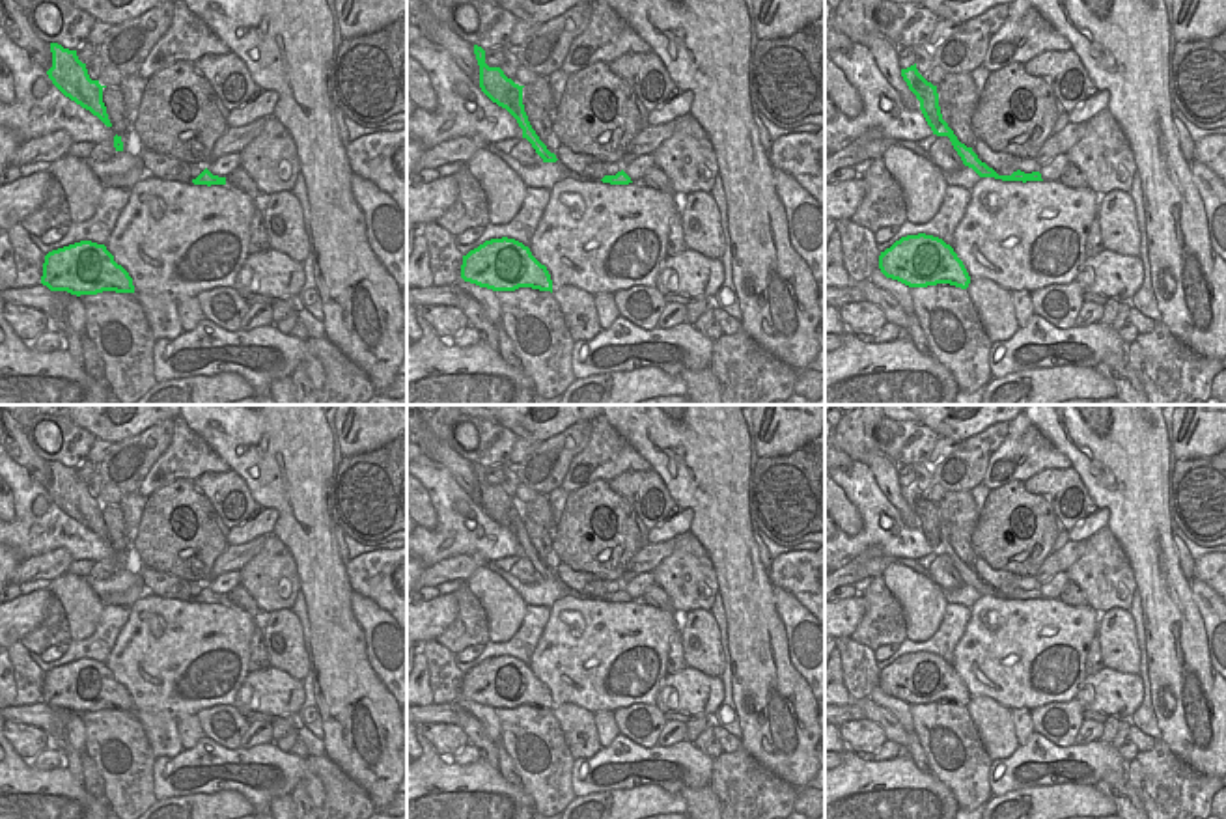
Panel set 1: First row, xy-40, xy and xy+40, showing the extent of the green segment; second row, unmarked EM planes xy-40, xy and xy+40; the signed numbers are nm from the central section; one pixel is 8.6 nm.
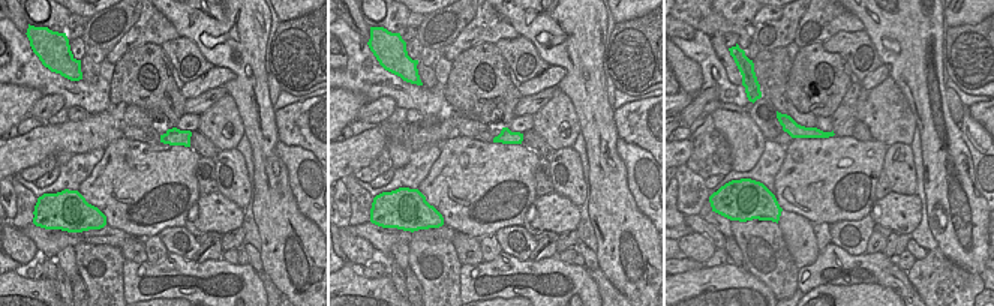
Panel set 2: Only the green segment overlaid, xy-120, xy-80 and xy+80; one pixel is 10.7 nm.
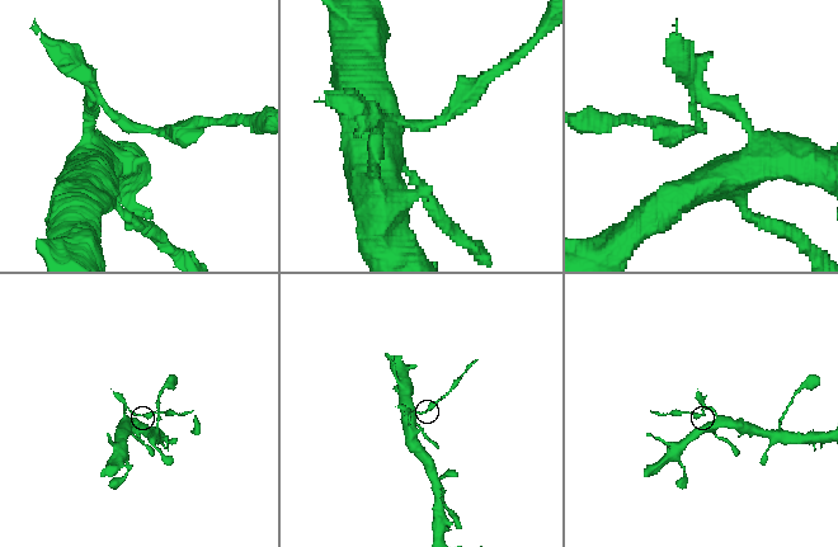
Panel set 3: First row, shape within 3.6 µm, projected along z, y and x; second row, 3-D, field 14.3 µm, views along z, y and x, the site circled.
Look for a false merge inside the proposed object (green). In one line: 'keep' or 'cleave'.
cleave

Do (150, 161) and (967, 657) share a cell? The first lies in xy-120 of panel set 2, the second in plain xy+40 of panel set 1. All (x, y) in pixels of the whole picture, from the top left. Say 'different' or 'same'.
same

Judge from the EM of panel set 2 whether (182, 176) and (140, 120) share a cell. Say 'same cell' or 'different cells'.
different cells

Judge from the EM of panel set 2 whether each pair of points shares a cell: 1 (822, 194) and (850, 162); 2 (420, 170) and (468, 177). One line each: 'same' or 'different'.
1: same
2: different

